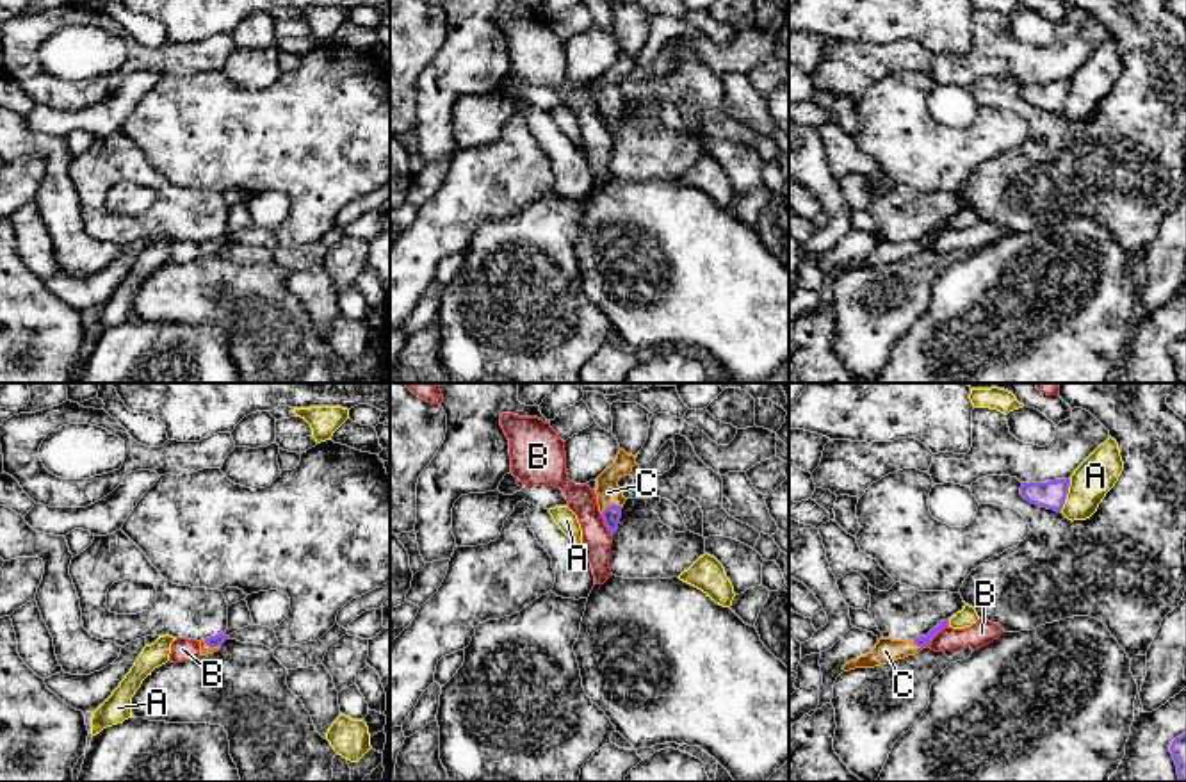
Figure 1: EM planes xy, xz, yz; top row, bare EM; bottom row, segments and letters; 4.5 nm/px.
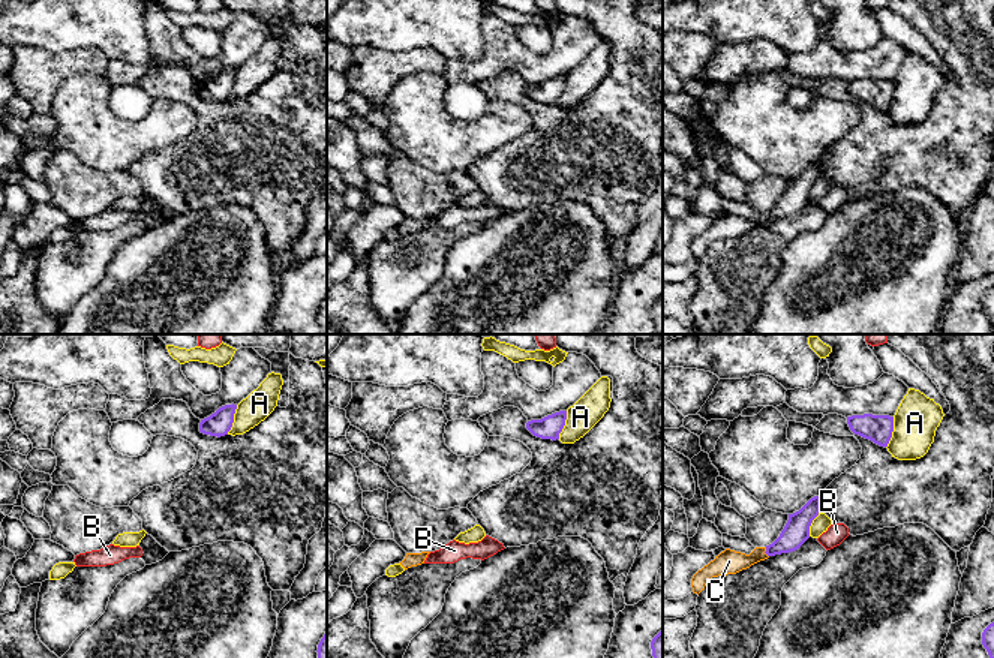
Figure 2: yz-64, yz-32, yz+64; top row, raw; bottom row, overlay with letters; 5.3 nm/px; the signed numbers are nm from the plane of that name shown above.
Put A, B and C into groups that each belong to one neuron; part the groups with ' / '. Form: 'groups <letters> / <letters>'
groups A / B / C

